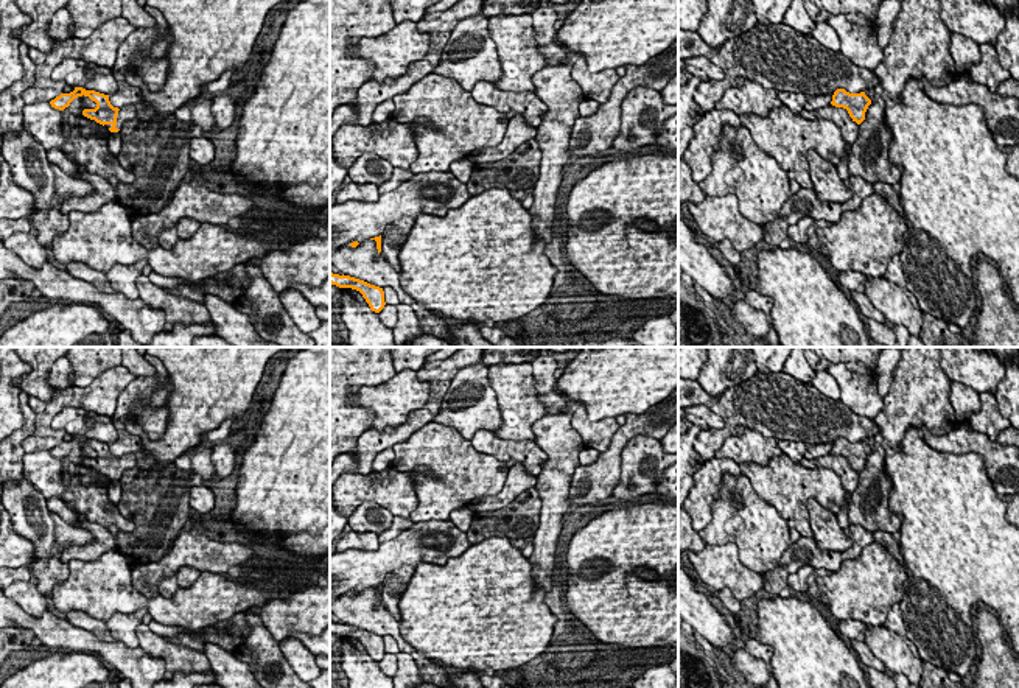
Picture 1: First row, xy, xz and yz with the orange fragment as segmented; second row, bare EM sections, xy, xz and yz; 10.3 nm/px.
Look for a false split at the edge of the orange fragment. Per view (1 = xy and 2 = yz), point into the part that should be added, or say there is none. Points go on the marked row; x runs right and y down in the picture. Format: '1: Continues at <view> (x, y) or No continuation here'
1: Continues at xy (128, 112)
2: No continuation here

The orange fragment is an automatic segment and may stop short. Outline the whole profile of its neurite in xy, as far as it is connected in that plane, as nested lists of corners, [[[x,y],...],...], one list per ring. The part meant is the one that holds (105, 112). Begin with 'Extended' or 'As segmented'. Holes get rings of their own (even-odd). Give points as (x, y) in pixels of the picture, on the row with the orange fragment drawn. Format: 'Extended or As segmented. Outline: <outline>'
Extended. Outline: [[[75,87],[70,93],[61,93],[54,100],[50,101],[51,107],[64,111],[70,106],[70,103],[78,97],[89,97],[92,101],[96,103],[95,109],[84,109],[82,115],[95,120],[96,123],[107,128],[110,132],[118,132],[124,121],[134,120],[137,114],[135,104],[128,104],[123,107],[114,107],[109,101],[109,95],[95,92],[95,90],[86,90],[82,87]]]

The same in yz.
As segmented. Outline: [[[837,89],[832,95],[831,104],[846,109],[853,121],[860,125],[865,120],[865,112],[871,104],[871,100],[865,95],[865,92],[849,93],[845,89]]]

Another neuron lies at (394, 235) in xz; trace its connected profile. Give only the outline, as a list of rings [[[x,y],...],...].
[[[403,216],[400,219],[395,219],[389,226],[384,227],[381,235],[381,252],[386,257],[387,263],[397,271],[401,271],[401,265],[398,260],[398,254],[404,241],[408,240],[408,235],[411,229],[414,227],[415,219]]]

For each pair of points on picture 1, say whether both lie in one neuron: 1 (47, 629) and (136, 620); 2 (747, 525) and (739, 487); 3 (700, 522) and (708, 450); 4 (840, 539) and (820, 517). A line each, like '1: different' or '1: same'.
1: different
2: same
3: different
4: same

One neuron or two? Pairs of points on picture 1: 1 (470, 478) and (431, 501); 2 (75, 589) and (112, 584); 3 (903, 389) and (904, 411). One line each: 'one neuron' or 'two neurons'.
1: one neuron
2: one neuron
3: one neuron

